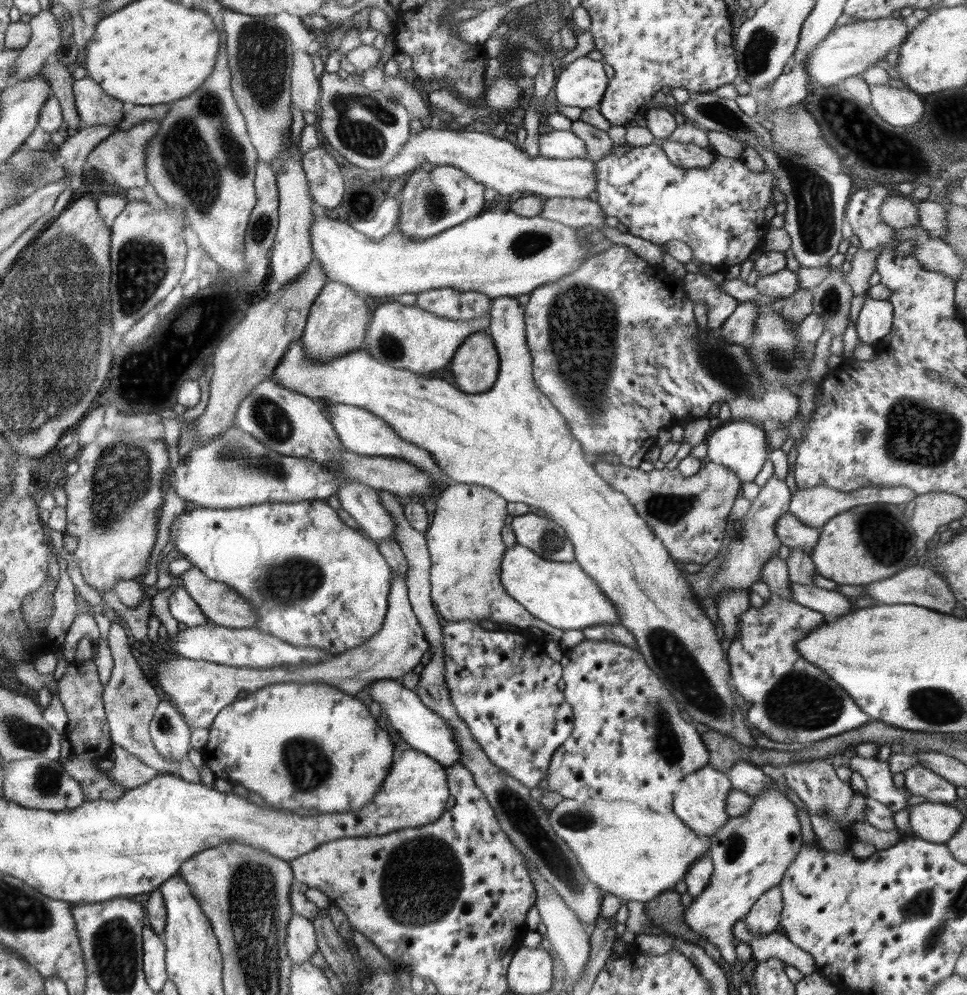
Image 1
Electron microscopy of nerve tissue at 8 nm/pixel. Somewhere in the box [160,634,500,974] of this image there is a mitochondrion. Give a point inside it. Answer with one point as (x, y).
(405, 901)

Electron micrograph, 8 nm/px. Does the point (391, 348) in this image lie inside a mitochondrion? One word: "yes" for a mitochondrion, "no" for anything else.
yes

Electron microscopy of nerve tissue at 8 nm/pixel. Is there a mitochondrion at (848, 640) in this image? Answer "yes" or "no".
no

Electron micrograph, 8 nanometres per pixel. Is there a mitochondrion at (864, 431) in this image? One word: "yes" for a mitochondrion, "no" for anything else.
yes

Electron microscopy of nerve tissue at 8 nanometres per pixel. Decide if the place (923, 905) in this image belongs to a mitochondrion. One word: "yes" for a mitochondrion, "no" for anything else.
yes

